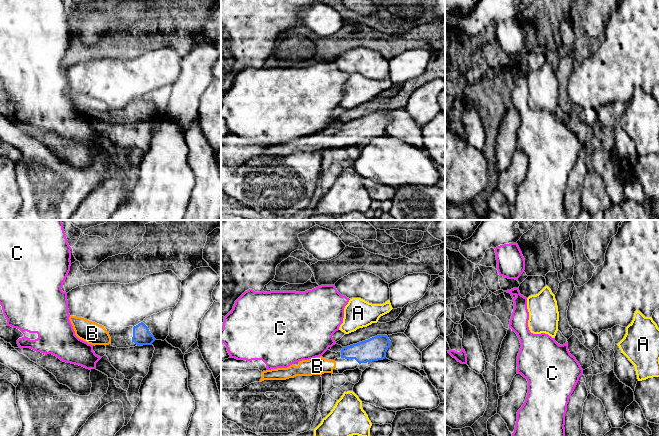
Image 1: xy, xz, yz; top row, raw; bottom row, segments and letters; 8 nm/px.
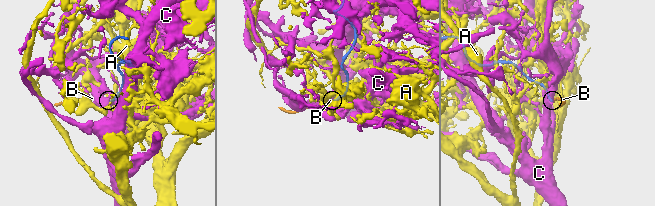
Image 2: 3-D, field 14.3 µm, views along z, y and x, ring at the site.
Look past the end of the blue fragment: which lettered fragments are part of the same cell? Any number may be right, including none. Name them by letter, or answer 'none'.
B

